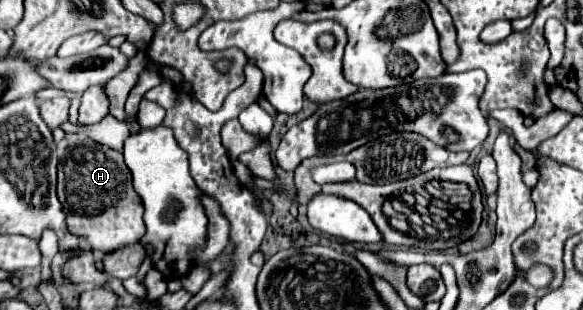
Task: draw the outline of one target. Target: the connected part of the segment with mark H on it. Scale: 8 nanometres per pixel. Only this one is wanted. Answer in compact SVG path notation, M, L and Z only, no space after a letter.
M82 139L76 145L68 147L58 161L58 199L62 203L62 209L66 211L66 223L70 233L82 237L92 249L108 253L124 245L134 245L144 235L142 201L132 189L132 177L120 151L102 147L100 143L94 143L90 139Z

